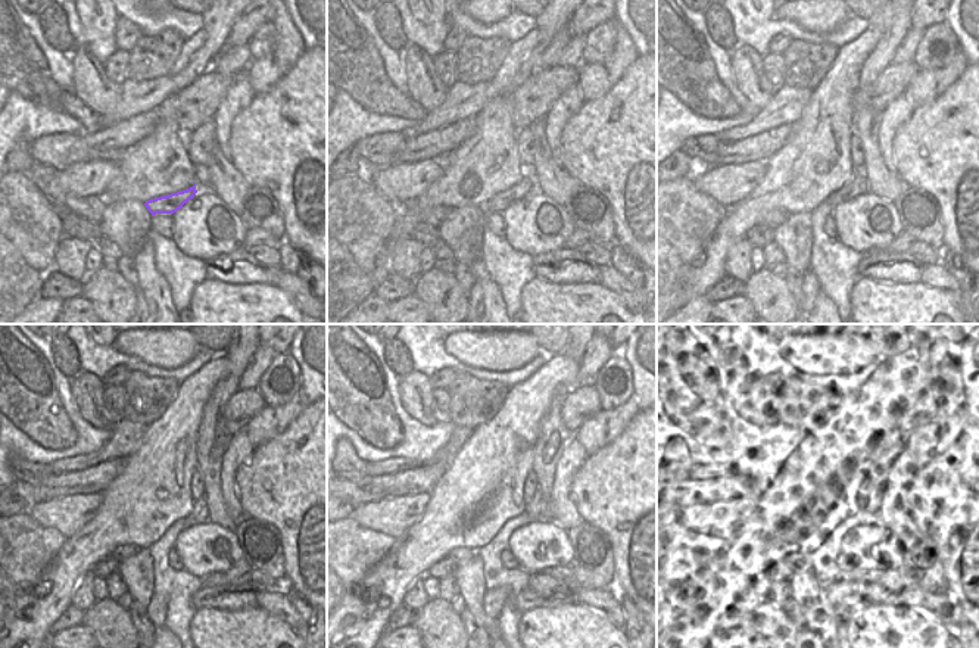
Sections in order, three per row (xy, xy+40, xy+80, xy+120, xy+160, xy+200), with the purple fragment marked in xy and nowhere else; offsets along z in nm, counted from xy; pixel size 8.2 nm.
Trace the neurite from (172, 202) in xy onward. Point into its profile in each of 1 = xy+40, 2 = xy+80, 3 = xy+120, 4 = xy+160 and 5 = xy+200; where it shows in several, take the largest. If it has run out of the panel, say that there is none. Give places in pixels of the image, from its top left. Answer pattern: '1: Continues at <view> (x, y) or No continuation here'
1: Continues at xy+40 (498, 203)
2: Continues at xy+80 (859, 184)
3: Continues at xy+120 (199, 514)
4: Continues at xy+160 (535, 508)
5: Continues at xy+200 (872, 502)

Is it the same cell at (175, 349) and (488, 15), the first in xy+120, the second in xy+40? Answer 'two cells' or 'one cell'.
one cell

